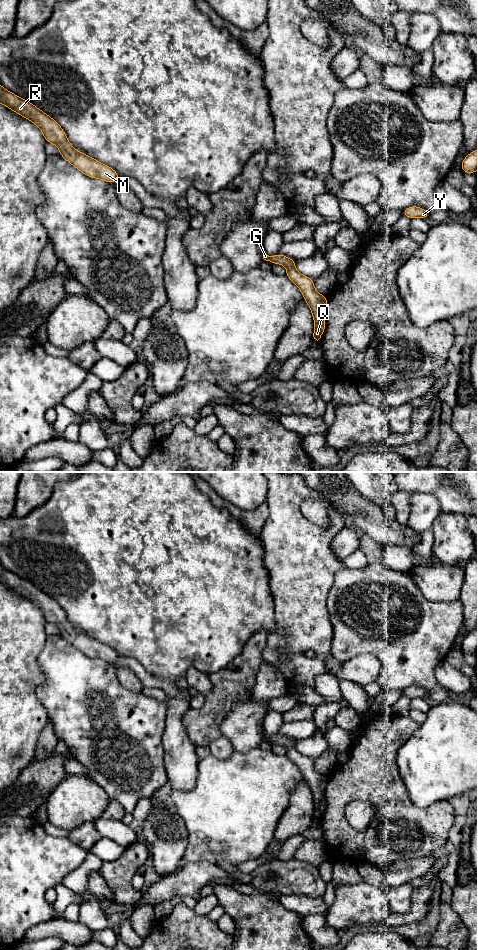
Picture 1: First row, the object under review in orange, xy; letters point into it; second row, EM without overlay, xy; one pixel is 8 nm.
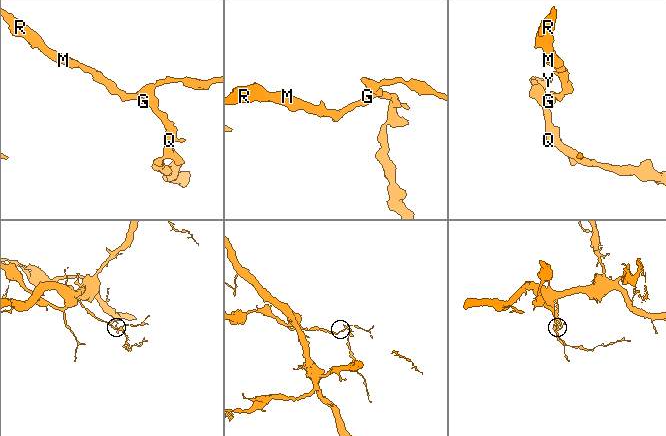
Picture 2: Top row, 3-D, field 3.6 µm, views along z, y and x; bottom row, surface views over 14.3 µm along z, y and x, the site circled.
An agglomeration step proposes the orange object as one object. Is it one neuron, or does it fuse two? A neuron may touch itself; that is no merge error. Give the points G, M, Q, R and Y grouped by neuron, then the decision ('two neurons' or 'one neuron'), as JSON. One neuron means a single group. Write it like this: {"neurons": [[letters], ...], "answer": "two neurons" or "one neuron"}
{"neurons": [["G", "M", "Q", "R", "Y"]], "answer": "one neuron"}

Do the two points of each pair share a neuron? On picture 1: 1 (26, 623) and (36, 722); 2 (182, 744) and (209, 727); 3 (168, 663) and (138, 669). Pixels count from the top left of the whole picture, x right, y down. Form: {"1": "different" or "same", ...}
{"1": "same", "2": "different", "3": "different"}

